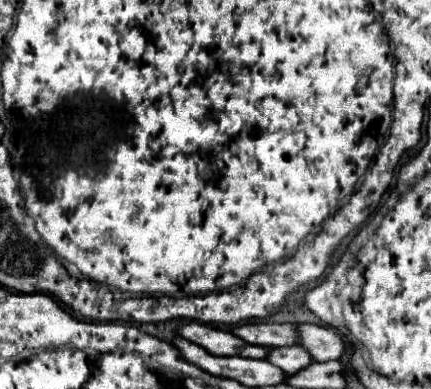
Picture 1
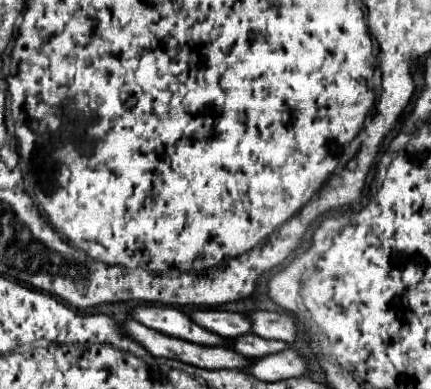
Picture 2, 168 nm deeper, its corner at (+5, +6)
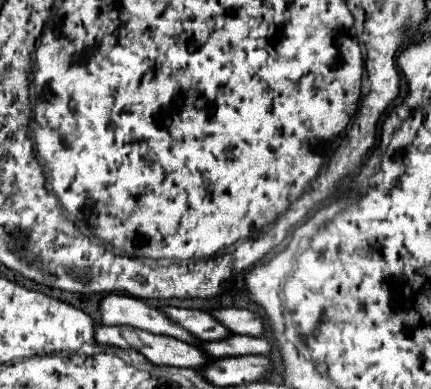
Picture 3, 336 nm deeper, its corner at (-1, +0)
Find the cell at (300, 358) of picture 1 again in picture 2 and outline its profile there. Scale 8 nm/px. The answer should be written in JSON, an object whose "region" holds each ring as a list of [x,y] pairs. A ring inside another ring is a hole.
{"region":[[[255,334],[237,336],[231,342],[231,350],[235,350],[241,356],[247,356],[247,358],[261,358],[261,354],[269,354],[269,352],[275,354],[285,348],[289,348],[289,346],[281,340],[267,340],[267,338],[255,336]]]}

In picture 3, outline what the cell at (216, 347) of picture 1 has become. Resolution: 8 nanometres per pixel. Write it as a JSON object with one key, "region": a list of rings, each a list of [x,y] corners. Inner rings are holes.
{"region":[[[125,294],[105,296],[101,300],[101,316],[103,316],[103,324],[107,326],[133,326],[155,334],[175,336],[179,340],[187,340],[189,344],[201,344],[197,336],[175,324],[161,310],[133,296],[125,296]]]}

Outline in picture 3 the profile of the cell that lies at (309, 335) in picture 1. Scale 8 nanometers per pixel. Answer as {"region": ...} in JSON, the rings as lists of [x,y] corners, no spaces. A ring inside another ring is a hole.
{"region":[[[221,308],[211,312],[221,324],[225,324],[235,334],[247,334],[247,336],[263,336],[265,324],[255,312],[241,310],[241,308]]]}

